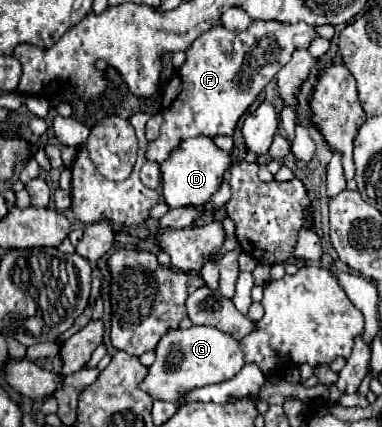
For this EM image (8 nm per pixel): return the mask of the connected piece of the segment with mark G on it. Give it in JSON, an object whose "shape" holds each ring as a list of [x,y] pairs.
{"shape":[[[191,326],[189,330],[169,330],[161,338],[155,352],[157,360],[149,368],[147,378],[141,382],[141,388],[155,400],[177,400],[183,392],[191,388],[231,380],[245,366],[239,342],[231,338],[231,334],[225,334],[213,326]]]}

